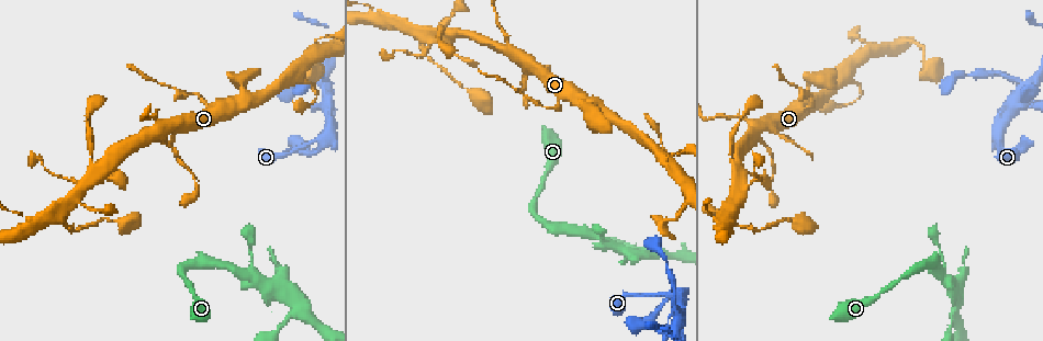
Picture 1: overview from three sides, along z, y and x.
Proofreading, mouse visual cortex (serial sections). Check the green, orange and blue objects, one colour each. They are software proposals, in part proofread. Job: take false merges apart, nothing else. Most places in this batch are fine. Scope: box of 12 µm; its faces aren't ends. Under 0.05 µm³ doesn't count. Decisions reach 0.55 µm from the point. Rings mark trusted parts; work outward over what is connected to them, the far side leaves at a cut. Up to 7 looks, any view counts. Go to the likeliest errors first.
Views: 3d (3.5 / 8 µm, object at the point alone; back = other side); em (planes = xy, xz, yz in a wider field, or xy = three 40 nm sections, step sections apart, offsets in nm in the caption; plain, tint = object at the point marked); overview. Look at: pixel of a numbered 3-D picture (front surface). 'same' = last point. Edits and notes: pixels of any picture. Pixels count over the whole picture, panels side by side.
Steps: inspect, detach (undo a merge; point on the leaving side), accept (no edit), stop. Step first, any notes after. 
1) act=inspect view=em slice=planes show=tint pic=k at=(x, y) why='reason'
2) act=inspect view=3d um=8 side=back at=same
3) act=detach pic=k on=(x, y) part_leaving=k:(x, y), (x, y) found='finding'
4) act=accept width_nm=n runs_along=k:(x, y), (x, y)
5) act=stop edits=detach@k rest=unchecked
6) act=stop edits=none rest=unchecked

act=inspect view=3d um=3.5 pic=1 at=(204, 100) why='sharp bend'

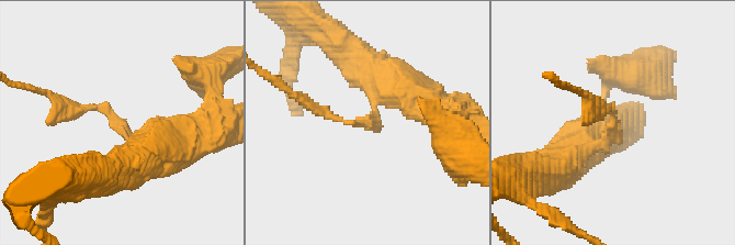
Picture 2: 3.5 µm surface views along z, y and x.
act=inspect view=em slice=xy step=1 show=plain pic=2 at=(613, 123)

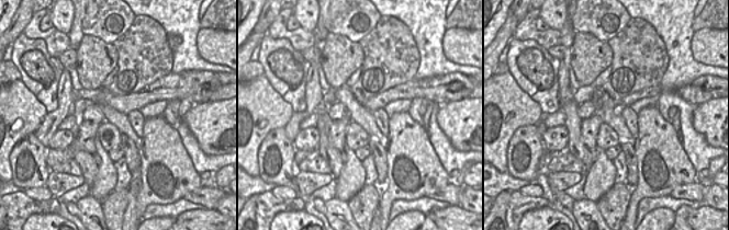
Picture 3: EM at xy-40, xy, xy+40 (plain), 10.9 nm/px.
act=inspect view=em slice=xy step=1 show=tint at=same

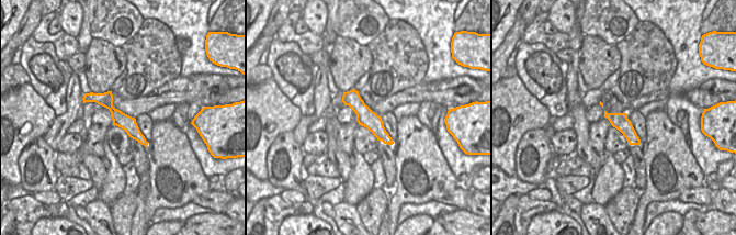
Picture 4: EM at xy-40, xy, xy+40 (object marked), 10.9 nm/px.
act=detach pic=2 on=(108, 109) arm_widths_nm=150,450 part_leaving=2:(127, 137), (108, 110), (51, 97) found='two cells meet here'

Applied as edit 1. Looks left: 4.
act=inspect view=overview

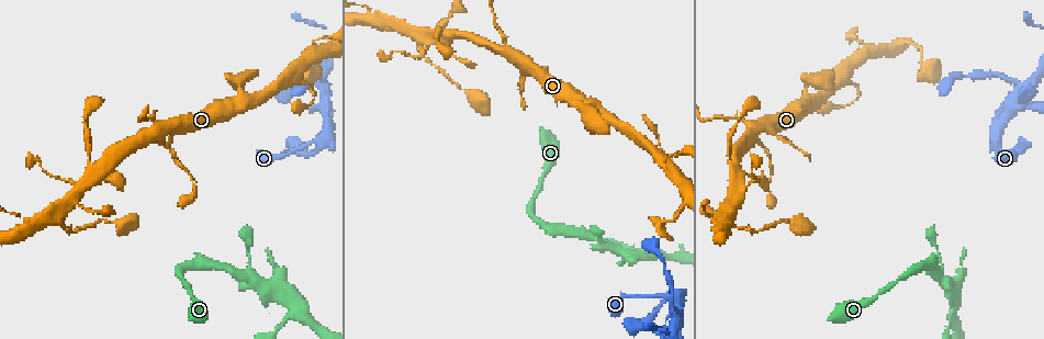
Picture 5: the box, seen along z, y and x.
act=inspect view=3d um=3.5 pic=5 at=(675, 322) why='sudden change in width'

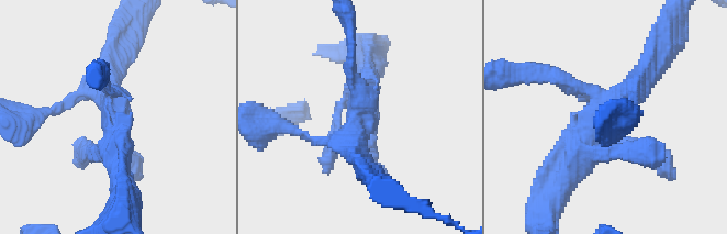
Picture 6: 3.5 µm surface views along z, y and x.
act=inspect view=em slice=xy step=2 show=tint pic=6 at=(357, 114)

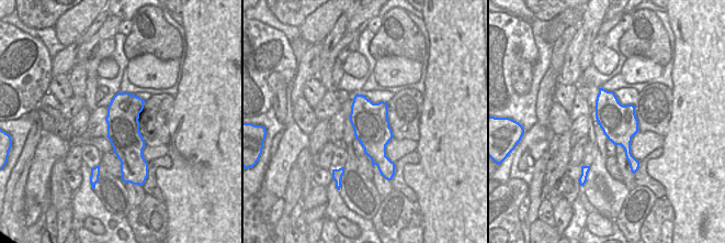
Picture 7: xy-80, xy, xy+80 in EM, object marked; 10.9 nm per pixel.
act=accept width_nm=400 runs_along=6:(121, 173), (108, 95), (60, 108) found='one cell here'

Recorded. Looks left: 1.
act=stop edits=detach@2 rest=unchecked

